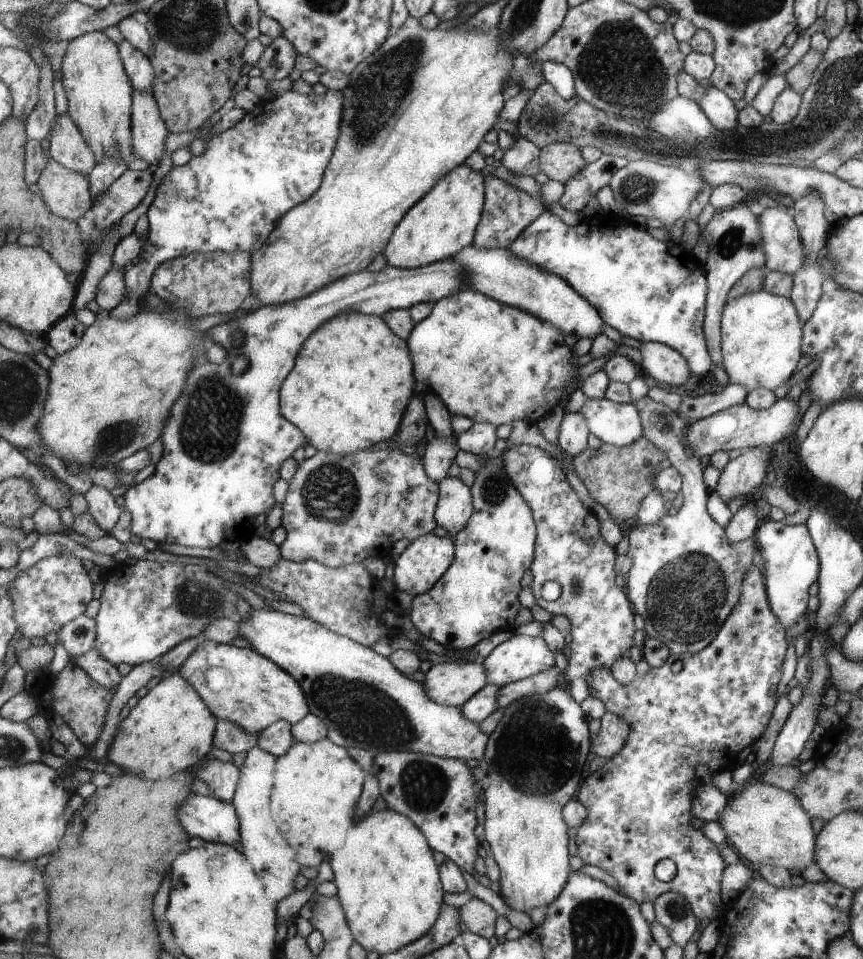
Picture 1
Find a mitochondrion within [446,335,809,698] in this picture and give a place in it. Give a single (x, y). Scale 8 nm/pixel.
(683, 599)

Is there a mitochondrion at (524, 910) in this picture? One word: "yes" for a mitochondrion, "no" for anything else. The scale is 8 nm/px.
no

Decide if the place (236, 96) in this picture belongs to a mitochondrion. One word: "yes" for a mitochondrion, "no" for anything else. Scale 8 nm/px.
no

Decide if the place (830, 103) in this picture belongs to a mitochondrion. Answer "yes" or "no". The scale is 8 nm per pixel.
yes

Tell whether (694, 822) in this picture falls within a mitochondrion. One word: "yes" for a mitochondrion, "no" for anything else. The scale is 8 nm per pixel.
no

